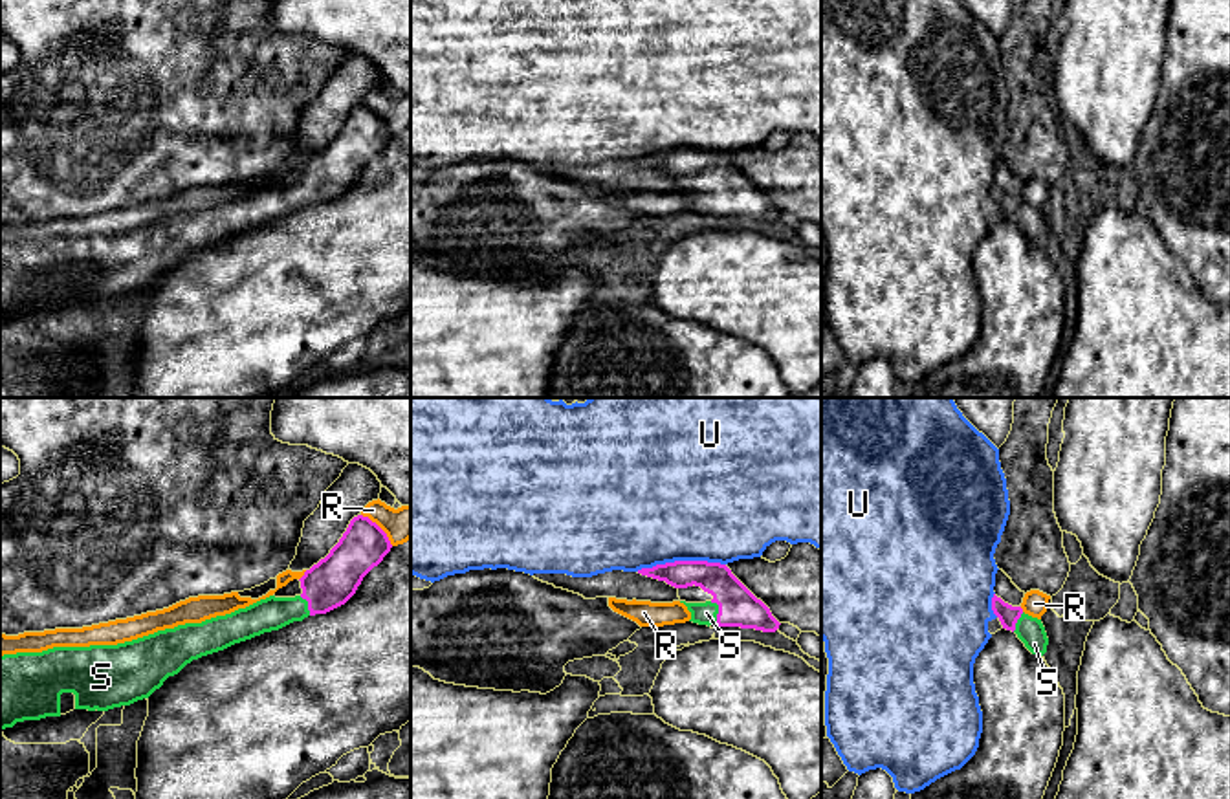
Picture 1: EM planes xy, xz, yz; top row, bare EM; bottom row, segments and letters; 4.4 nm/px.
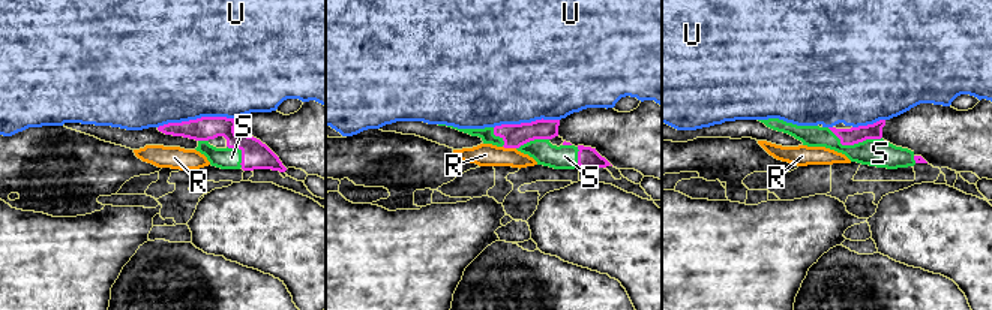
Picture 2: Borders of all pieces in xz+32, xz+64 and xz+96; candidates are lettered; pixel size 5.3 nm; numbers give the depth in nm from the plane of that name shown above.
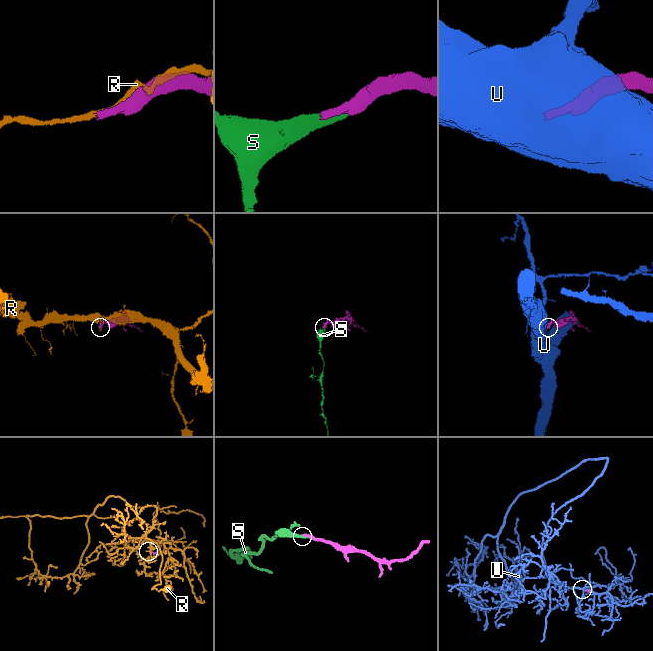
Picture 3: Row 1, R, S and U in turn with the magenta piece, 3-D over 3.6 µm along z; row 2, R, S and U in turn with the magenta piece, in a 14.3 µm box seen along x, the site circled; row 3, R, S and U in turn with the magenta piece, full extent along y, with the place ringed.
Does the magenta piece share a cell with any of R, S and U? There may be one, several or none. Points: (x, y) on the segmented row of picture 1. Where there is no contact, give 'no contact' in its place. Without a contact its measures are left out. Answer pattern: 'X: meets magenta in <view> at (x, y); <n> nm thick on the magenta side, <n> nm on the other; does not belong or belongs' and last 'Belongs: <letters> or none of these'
R: meets magenta in xy at (380, 528); 200 nm thick on the magenta side, 150 nm on the other; does not belong
S: meets magenta in xz at (719, 611); 180 nm thick on the magenta side, 100 nm on the other; belongs
U: meets magenta in xz at (680, 561); 150 nm thick on the magenta side, 500 nm on the other; does not belong
Belongs: S

